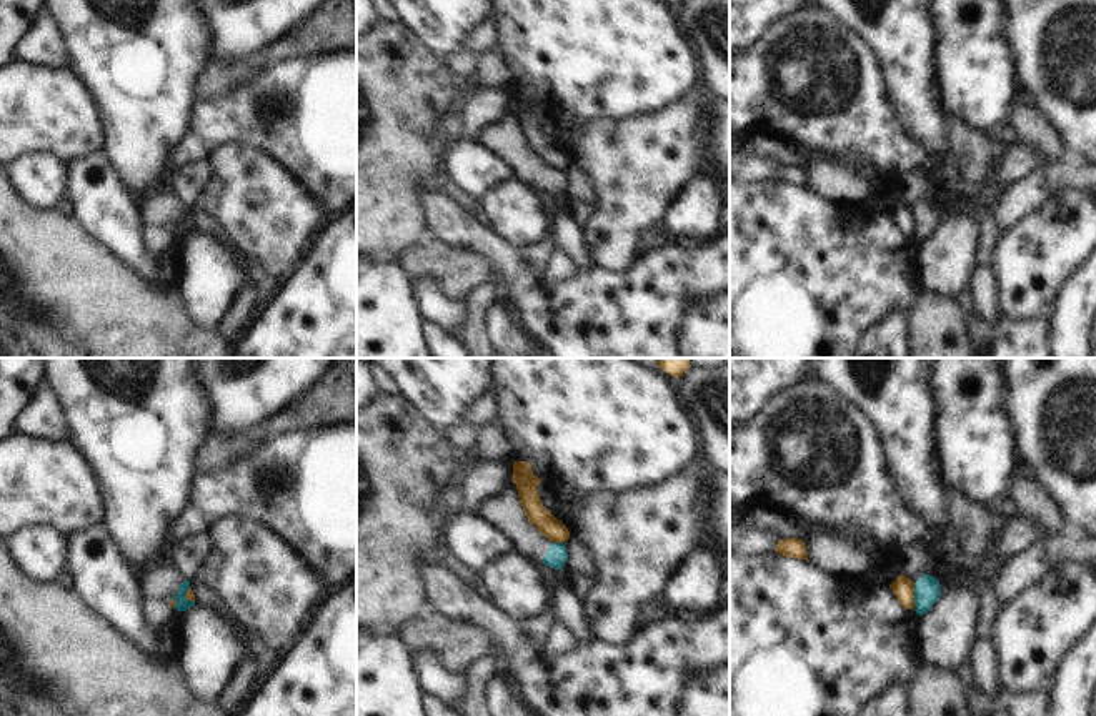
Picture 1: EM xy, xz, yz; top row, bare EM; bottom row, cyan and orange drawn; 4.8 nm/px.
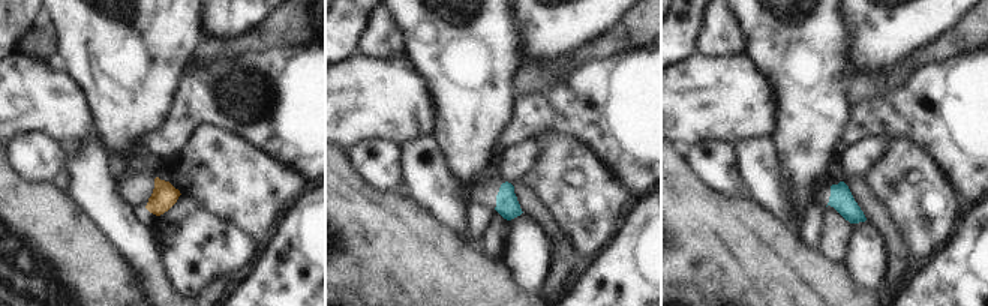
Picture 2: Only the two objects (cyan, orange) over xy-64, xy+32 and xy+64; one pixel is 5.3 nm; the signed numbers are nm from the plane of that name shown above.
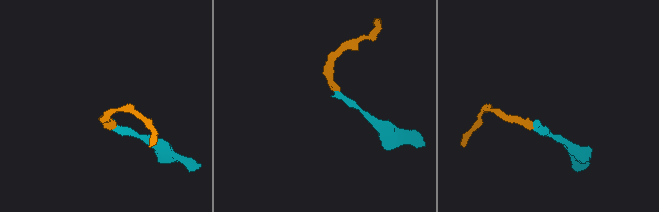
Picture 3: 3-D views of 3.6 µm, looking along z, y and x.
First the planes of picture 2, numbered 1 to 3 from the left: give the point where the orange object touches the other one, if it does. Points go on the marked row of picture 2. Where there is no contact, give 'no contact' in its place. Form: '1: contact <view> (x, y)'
1: no contact
2: no contact
3: no contact

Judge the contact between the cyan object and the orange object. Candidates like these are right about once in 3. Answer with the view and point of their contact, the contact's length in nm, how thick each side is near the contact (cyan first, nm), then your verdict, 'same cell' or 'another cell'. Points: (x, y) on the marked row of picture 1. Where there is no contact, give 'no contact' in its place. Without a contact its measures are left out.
yz (915, 596) | 130 nm | 130/110 nm | another cell

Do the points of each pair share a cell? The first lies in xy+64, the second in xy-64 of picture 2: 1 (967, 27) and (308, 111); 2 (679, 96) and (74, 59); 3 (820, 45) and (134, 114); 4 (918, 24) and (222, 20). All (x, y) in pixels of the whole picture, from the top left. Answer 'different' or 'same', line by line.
1: different
2: different
3: same
4: same

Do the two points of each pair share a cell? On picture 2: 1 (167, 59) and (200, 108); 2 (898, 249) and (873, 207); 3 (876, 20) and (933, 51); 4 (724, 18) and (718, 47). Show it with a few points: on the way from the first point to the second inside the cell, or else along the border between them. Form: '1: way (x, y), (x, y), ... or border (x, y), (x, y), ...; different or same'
1: border (180, 75), (180, 84), (170, 111); different
2: way (895, 239), (880, 218); same
3: border (954, 26), (892, 62); different
4: way (723, 26), (723, 36), (720, 39); same

